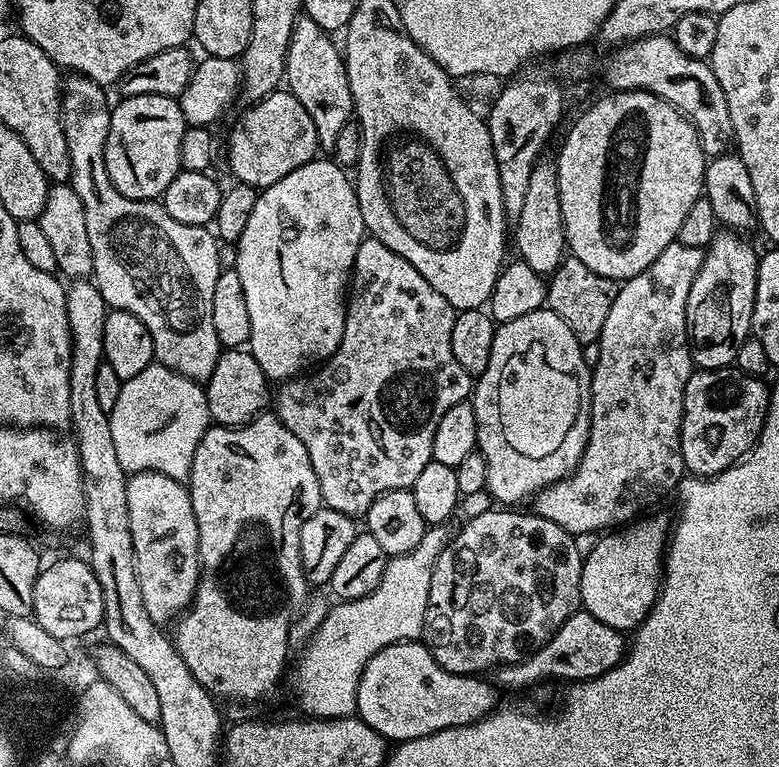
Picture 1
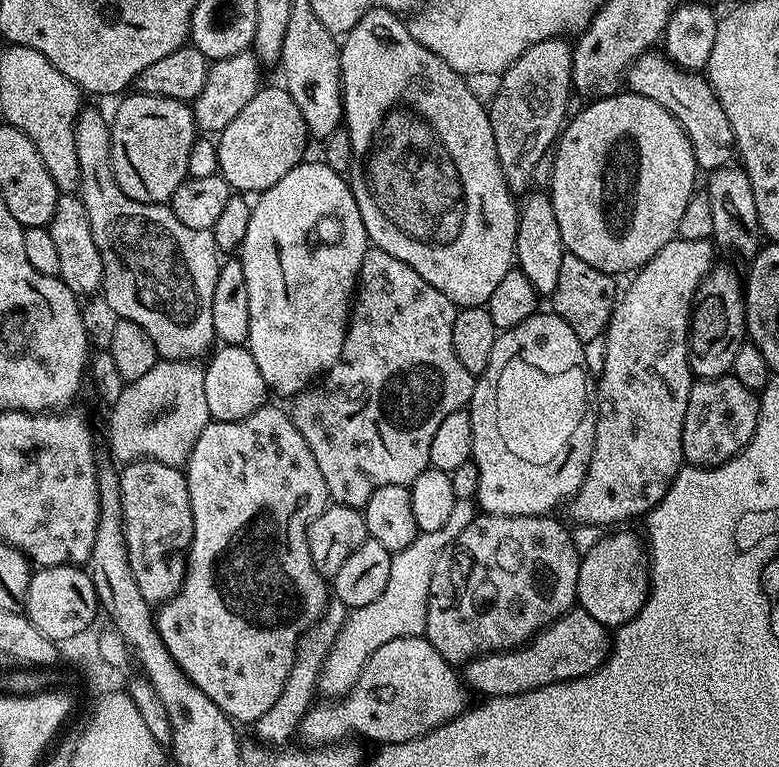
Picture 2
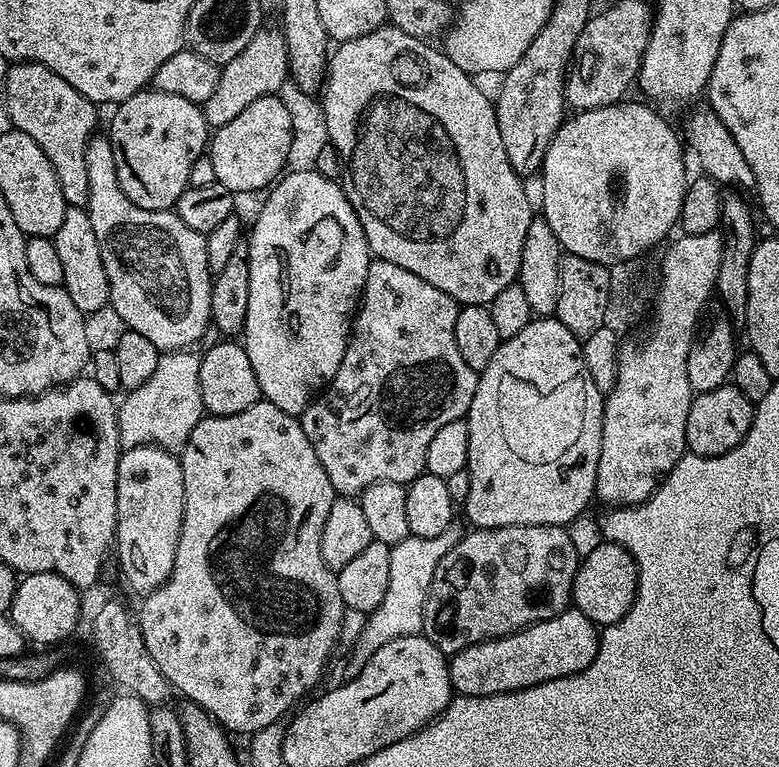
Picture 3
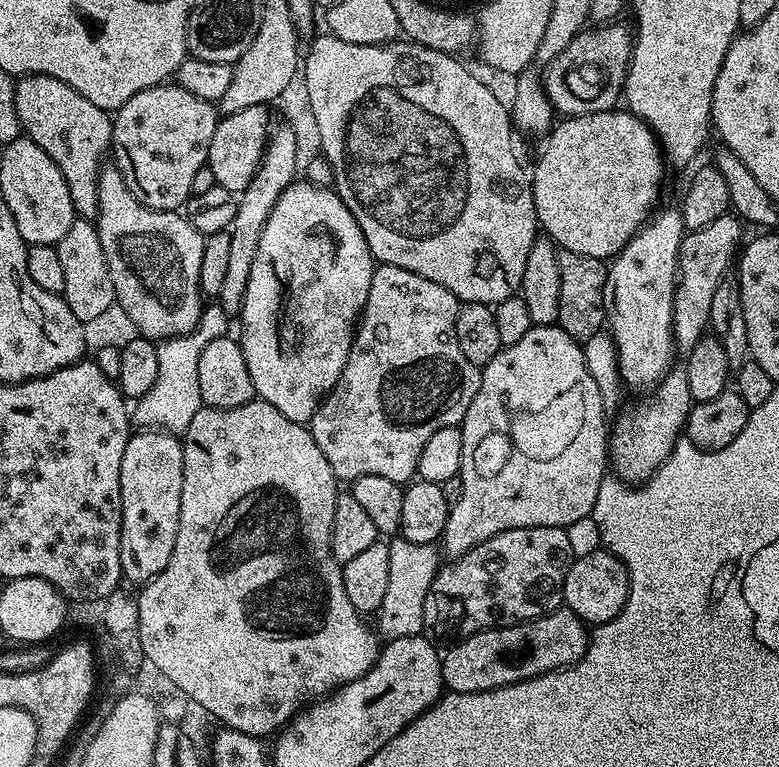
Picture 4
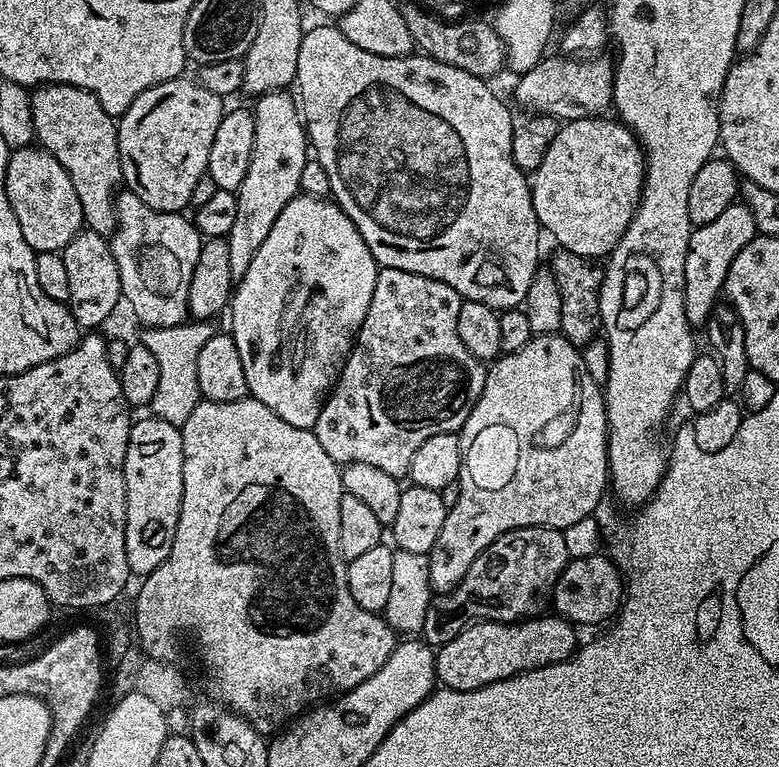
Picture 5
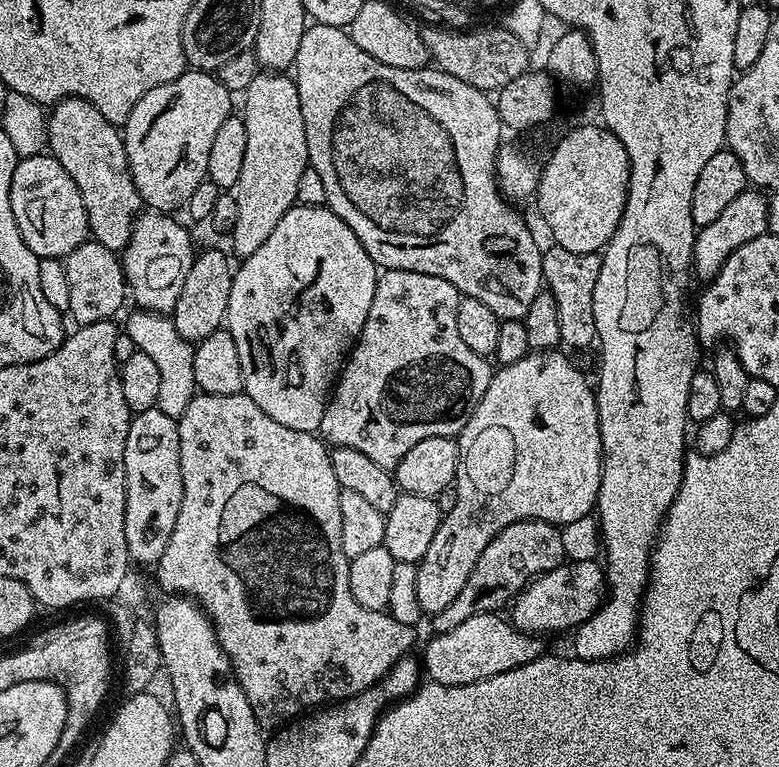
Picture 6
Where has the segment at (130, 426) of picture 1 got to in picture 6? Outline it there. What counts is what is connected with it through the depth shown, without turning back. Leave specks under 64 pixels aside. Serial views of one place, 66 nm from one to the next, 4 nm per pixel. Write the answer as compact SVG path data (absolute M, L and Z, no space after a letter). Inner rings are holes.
M135 310L128 316L123 331L130 338L134 338L134 346L138 352L150 354L150 358L154 358L154 363L158 366L158 375L162 381L158 390L158 402L156 407L162 410L162 414L178 418L186 410L186 406L190 406L190 402L198 394L196 383L194 382L194 354L196 353L193 341L182 338L182 334L178 334L178 330L174 326L171 315L161 314L158 312L146 312L143 310Z

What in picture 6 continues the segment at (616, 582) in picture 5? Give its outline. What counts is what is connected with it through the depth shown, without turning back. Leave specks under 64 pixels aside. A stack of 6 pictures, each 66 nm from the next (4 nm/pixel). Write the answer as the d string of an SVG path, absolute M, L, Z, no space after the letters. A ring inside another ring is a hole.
M568 560L531 580L510 605L510 623L533 634L575 630L597 612L606 599L606 572L596 560Z

